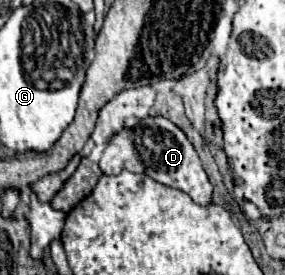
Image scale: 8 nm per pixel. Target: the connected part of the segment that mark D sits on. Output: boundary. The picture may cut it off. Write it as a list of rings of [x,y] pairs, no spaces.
[[[146,116],[144,120],[140,120],[138,126],[122,128],[112,136],[106,150],[102,152],[100,170],[104,174],[116,176],[124,168],[130,172],[148,174],[150,178],[154,178],[164,186],[178,188],[186,192],[200,206],[208,206],[212,202],[212,184],[200,164],[194,146],[176,124],[172,124],[162,116]]]

